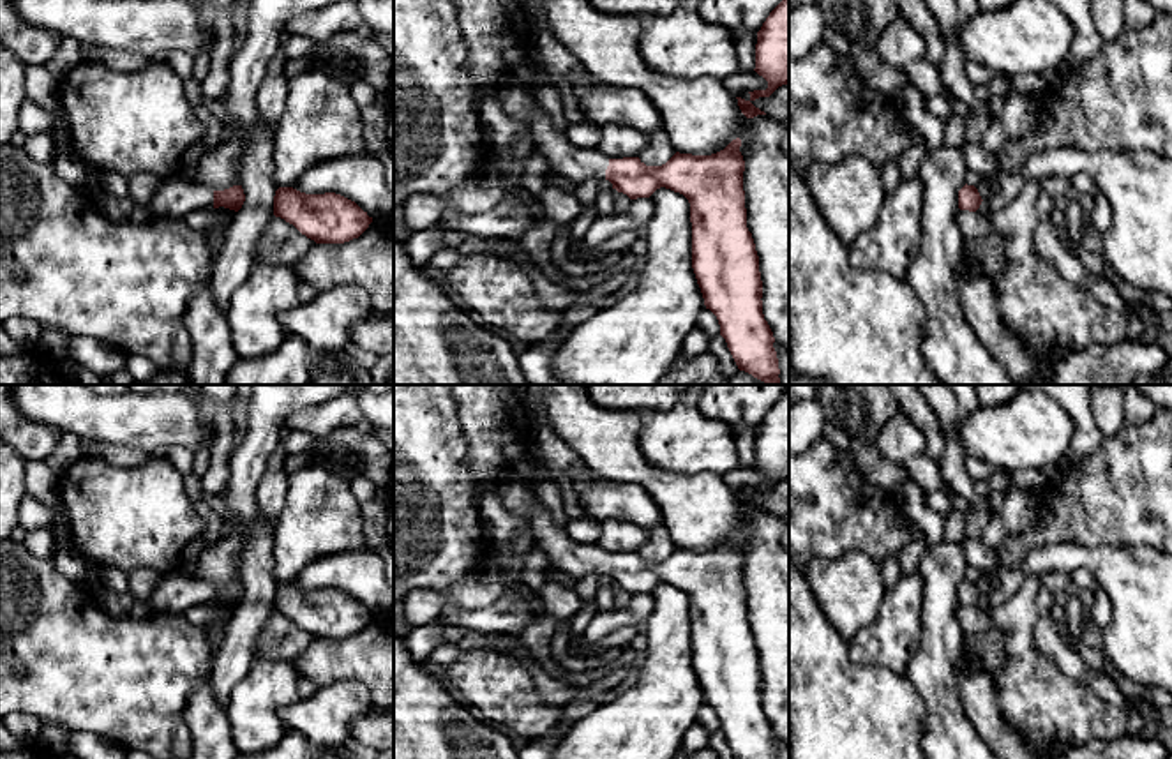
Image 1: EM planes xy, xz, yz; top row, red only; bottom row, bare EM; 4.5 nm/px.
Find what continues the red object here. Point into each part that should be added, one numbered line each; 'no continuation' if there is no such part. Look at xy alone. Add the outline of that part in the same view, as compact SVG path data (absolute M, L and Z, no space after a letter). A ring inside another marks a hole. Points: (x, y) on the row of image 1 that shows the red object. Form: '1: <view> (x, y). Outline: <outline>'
1: xy (177, 195). Outline: M175 173L161 180L148 205L152 219L182 219L191 210L214 208L214 189L199 185L194 178L182 173Z

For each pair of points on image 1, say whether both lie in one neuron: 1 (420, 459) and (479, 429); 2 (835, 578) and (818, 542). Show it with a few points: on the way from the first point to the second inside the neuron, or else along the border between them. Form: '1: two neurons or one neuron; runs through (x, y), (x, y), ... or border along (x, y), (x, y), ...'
1: two neurons; border along (454, 403), (466, 443), (466, 468), (475, 477)
2: two neurons; border along (867, 556), (848, 551), (816, 556), (807, 565)

